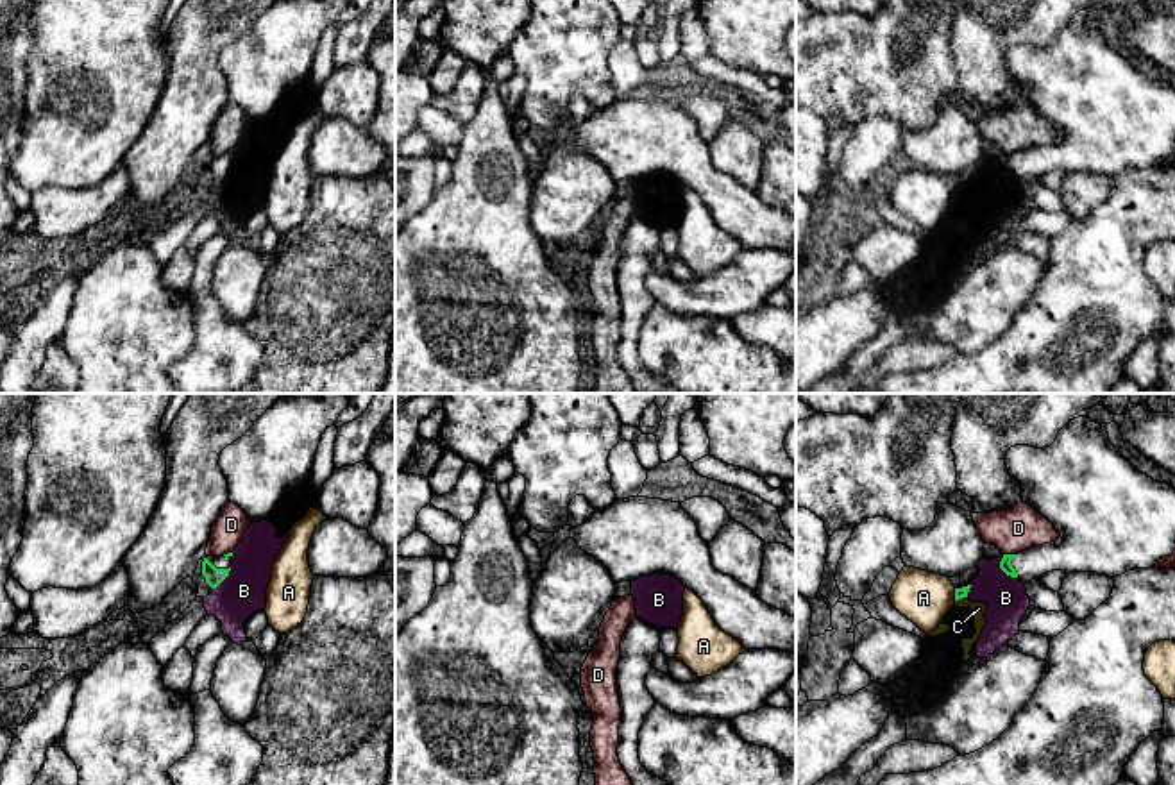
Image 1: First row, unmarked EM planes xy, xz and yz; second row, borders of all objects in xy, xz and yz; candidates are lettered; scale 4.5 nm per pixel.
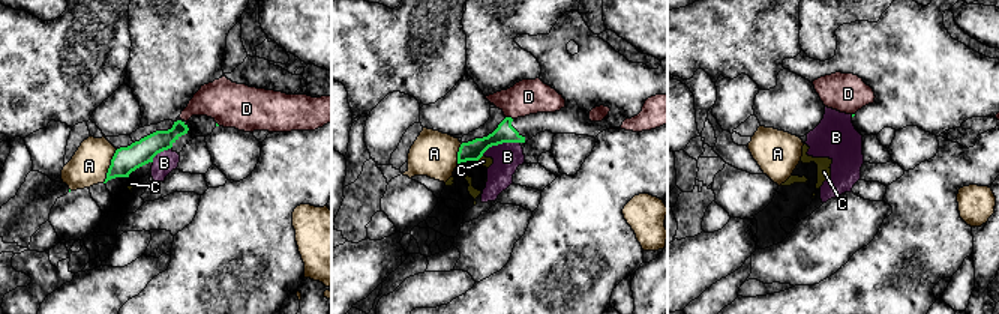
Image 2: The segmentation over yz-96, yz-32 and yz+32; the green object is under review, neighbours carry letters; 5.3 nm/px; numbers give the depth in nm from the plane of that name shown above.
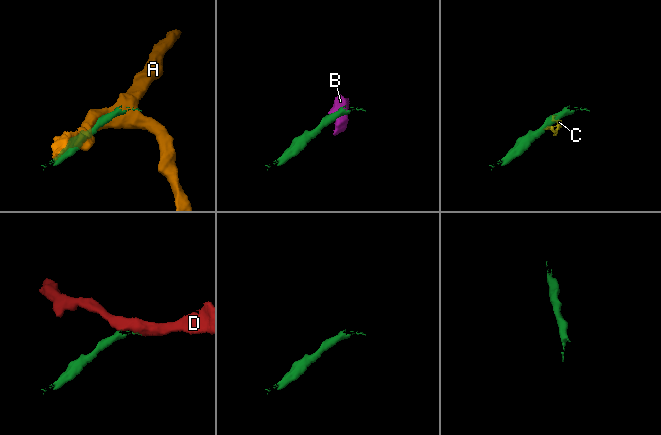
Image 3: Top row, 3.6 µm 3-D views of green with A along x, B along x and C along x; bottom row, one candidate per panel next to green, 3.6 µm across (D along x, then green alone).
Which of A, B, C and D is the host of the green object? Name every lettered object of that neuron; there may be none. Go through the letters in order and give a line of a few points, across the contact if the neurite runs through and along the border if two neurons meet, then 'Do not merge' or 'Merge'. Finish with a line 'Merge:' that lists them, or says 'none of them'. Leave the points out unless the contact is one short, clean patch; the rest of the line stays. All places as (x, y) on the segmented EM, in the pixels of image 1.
A: Line: yz (954, 589), (955, 599). Do not merge
B: Line: yz (1002, 555), (1000, 567), (1016, 578). Do not merge
C: Line: yz (966, 596), (955, 601). Do not merge
D: Line: yz (1004, 553), (1014, 555). Do not merge
Merge: none of them

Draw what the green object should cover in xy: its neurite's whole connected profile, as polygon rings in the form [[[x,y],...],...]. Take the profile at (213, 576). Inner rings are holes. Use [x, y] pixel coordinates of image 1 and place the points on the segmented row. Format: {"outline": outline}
{"outline": [[[232,553],[222,556],[206,556],[202,561],[202,576],[211,588],[216,588],[231,570]]]}

